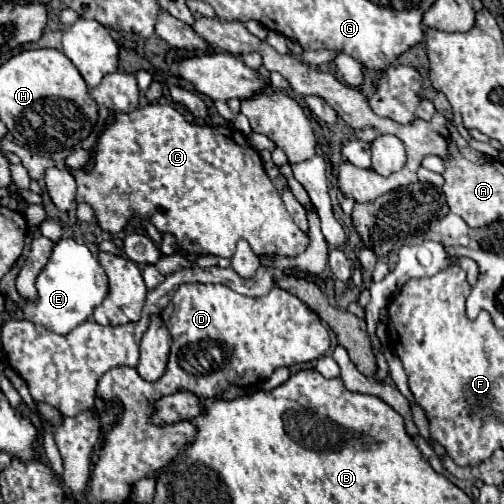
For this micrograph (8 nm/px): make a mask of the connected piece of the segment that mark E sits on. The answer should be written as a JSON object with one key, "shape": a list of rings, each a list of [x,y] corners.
{"shape":[[[62,238],[54,246],[50,262],[40,272],[36,288],[38,298],[26,300],[22,306],[24,318],[60,336],[66,336],[78,324],[86,322],[92,316],[94,308],[102,304],[102,300],[108,294],[108,276],[100,262],[92,256],[92,252],[84,244],[78,244],[74,238]]]}

